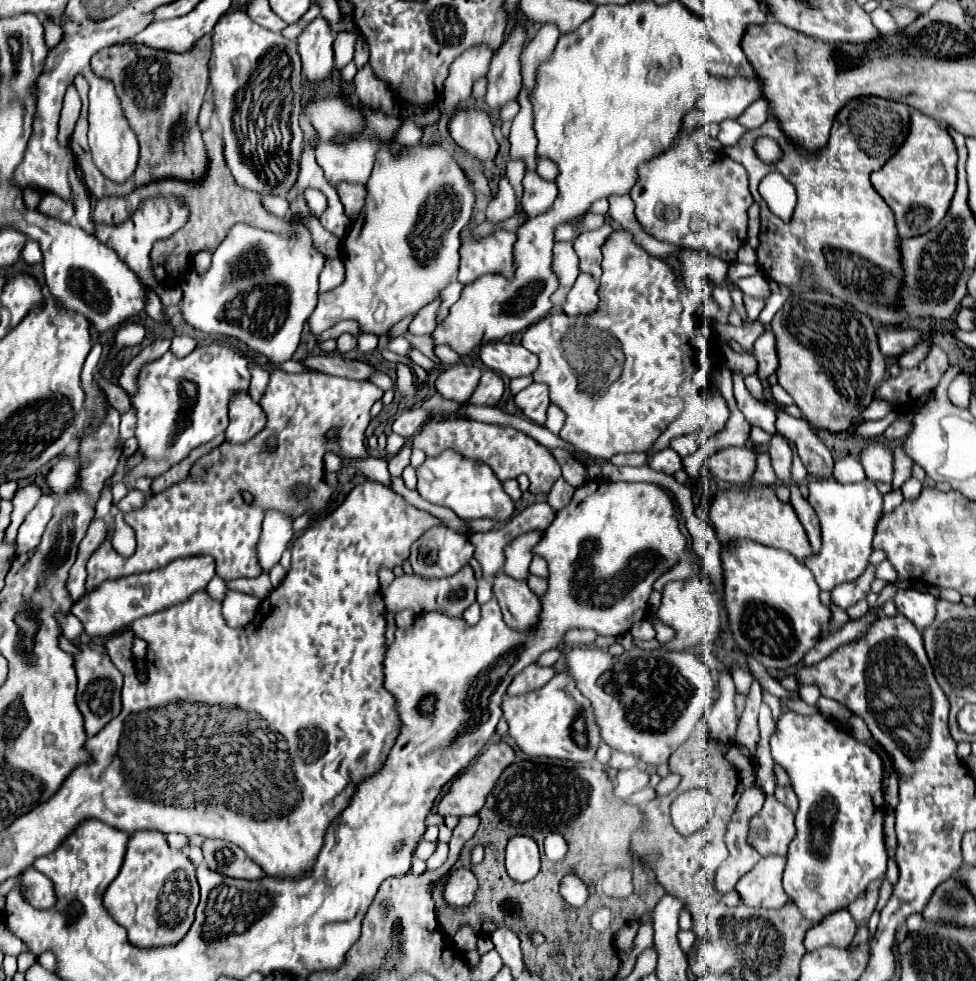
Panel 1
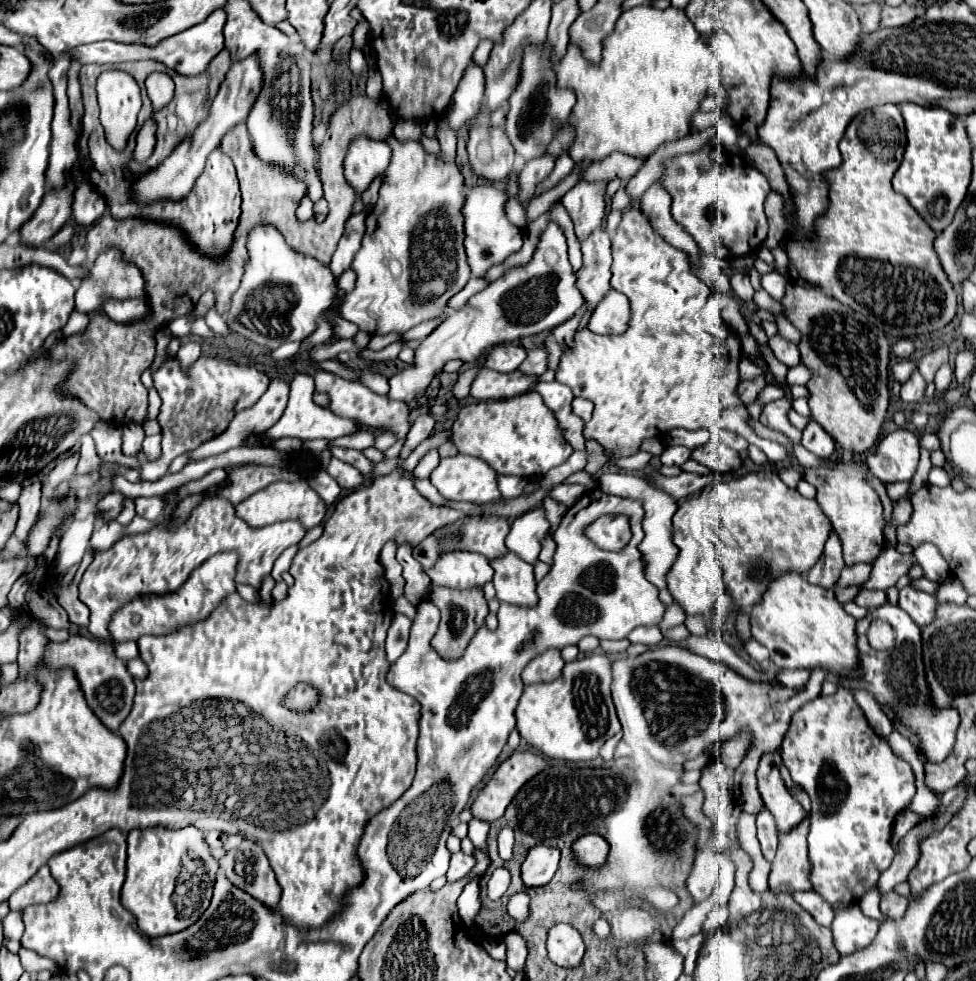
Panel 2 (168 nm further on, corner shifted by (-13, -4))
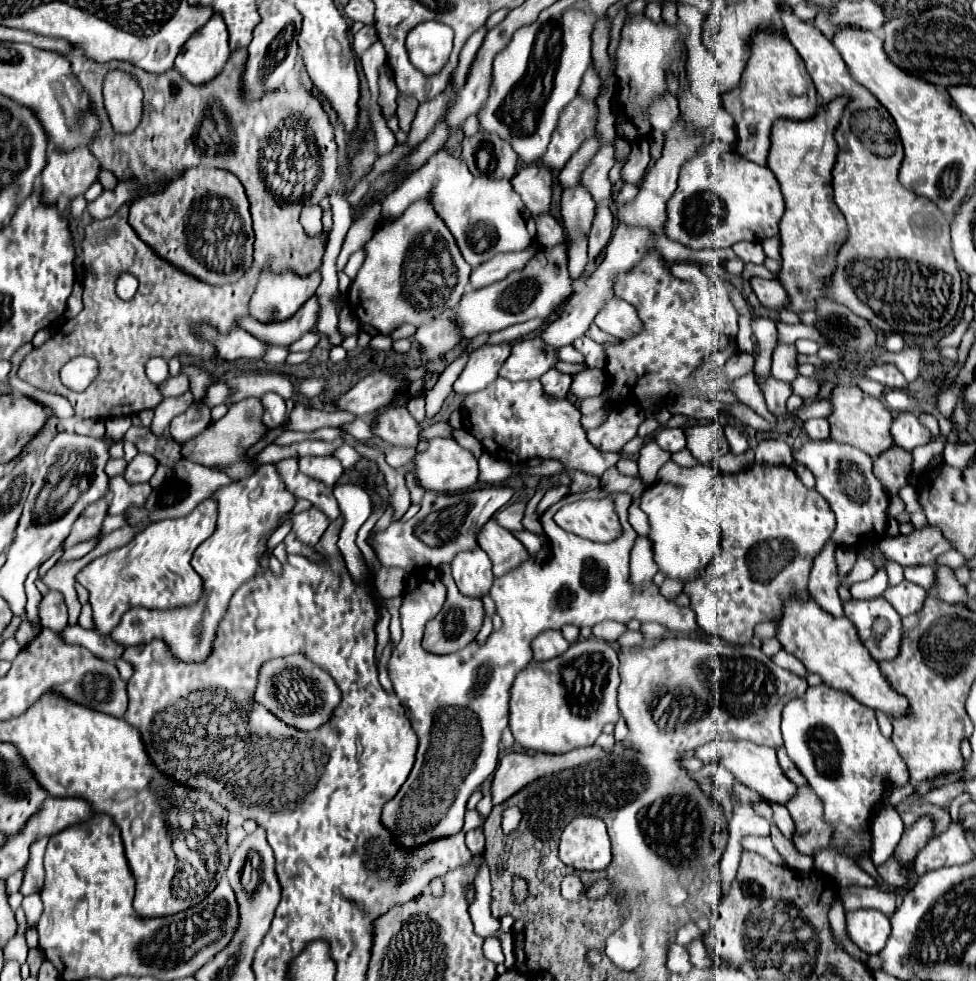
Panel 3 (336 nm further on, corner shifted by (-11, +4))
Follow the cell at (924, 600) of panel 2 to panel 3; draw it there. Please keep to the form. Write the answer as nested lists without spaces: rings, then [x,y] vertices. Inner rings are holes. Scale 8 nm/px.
[[[901,581],[895,587],[887,587],[883,597],[887,601],[891,601],[891,605],[897,609],[897,613],[901,617],[907,617],[907,615],[913,615],[919,609],[923,609],[923,601],[927,599],[927,591],[915,583]]]

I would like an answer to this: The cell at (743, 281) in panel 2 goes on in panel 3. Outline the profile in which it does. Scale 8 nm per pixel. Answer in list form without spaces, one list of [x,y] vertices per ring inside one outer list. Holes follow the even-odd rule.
[[[751,277],[751,289],[757,295],[757,299],[761,301],[763,307],[779,311],[787,305],[787,293],[785,289],[779,285],[779,281],[767,281],[767,279],[759,279],[759,277]]]

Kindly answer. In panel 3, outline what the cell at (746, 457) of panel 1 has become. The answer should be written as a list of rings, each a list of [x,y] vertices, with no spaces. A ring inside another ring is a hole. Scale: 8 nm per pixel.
[[[719,423],[691,425],[685,429],[685,435],[687,435],[687,449],[701,463],[711,463],[715,457],[727,455],[731,451],[723,435],[723,427]]]

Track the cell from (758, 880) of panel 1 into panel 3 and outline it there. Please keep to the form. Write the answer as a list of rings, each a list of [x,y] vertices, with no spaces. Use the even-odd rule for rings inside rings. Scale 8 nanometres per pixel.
[[[805,785],[803,789],[797,789],[795,797],[785,805],[791,813],[791,819],[795,823],[795,833],[791,837],[795,849],[803,855],[815,857],[821,849],[829,845],[831,829],[823,821],[823,805],[815,793],[811,793],[811,787]]]

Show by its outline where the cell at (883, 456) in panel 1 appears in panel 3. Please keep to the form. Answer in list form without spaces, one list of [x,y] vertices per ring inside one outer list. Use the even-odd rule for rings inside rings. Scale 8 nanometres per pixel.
[[[899,413],[899,417],[891,425],[893,445],[903,451],[913,451],[917,445],[929,443],[929,431],[917,421],[913,413]]]

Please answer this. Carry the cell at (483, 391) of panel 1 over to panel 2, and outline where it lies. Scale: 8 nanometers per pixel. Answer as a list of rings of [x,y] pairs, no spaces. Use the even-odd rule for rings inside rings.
[[[537,347],[527,351],[527,359],[521,363],[519,369],[529,375],[543,375],[547,371],[547,349]]]

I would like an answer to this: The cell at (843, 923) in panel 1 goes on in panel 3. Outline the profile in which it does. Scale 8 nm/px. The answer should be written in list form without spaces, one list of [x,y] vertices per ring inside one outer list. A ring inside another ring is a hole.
[[[875,909],[849,911],[847,915],[847,937],[867,955],[875,955],[883,949],[889,937],[889,919]]]

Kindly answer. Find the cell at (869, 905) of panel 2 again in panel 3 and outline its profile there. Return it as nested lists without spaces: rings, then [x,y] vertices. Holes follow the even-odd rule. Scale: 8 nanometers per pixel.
[[[887,801],[879,803],[871,821],[873,821],[871,823],[871,837],[873,837],[871,861],[875,867],[879,867],[893,855],[893,849],[897,847],[905,825],[901,821],[901,815]]]

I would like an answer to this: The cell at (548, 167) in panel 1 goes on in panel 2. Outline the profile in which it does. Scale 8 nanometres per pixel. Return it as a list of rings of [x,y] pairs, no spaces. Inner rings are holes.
[[[611,153],[609,157],[595,161],[595,165],[591,165],[583,177],[587,181],[611,181],[615,177],[619,177],[621,181],[629,181],[645,163],[645,159],[639,157],[631,157],[631,155],[623,155],[623,153]]]

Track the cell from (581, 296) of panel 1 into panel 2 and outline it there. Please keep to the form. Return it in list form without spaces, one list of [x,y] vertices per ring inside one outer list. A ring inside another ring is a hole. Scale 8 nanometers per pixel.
[[[611,289],[593,311],[587,329],[597,335],[621,335],[627,329],[629,317],[631,309],[627,297]]]

